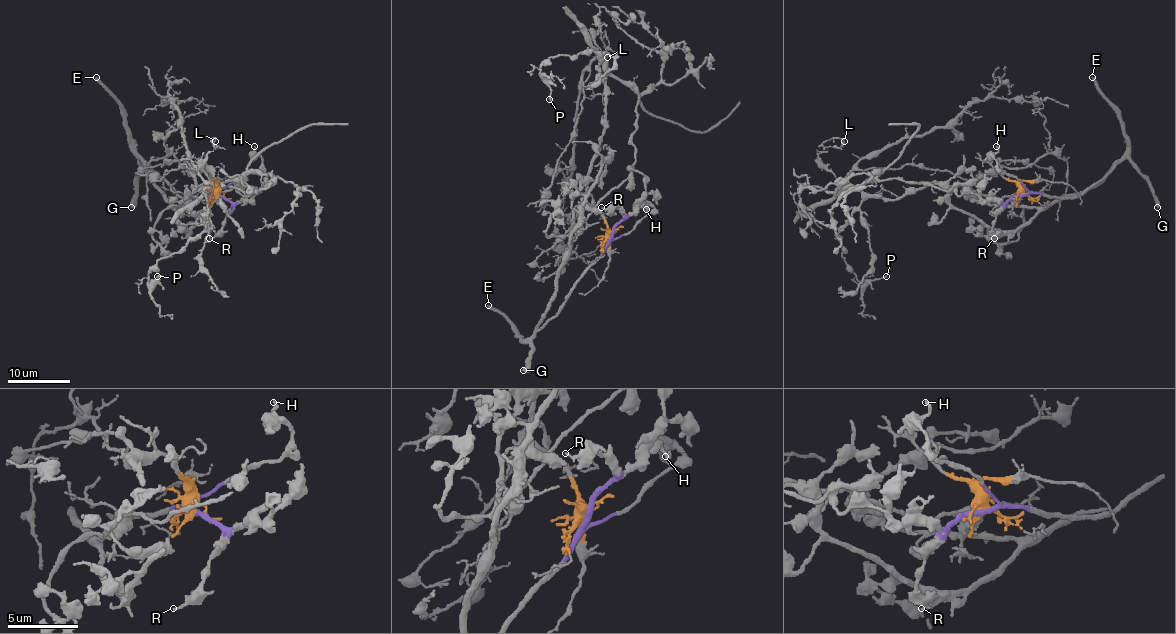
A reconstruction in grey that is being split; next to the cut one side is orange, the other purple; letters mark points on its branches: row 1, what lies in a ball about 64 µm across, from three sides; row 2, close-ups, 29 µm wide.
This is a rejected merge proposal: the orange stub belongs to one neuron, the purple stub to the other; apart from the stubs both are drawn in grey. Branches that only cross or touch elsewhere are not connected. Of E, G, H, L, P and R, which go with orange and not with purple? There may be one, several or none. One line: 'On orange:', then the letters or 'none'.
On orange: L, P

